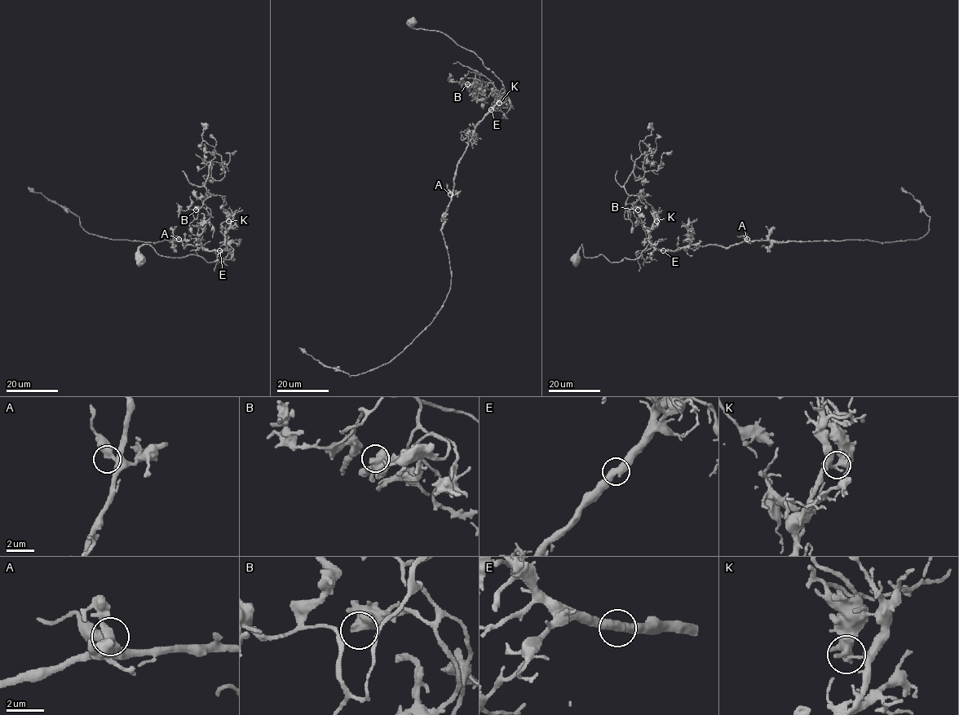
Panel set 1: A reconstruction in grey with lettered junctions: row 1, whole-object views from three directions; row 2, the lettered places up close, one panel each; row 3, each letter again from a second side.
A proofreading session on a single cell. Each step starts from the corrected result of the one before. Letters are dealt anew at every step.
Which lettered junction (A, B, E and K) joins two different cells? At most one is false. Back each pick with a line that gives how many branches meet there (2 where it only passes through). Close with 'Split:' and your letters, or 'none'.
K: 2
Split: K

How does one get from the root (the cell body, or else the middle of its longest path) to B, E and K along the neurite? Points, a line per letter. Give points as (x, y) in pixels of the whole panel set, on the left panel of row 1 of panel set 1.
B: (139, 259), (144, 244), (170, 258), (230, 259), (225, 196), (196, 209)
E: (139, 259), (139, 249), (144, 244), (161, 255), (196, 254), (208, 262), (233, 254), (229, 244), (220, 251)
K: (139, 259), (144, 244), (170, 258), (230, 259), (228, 221)

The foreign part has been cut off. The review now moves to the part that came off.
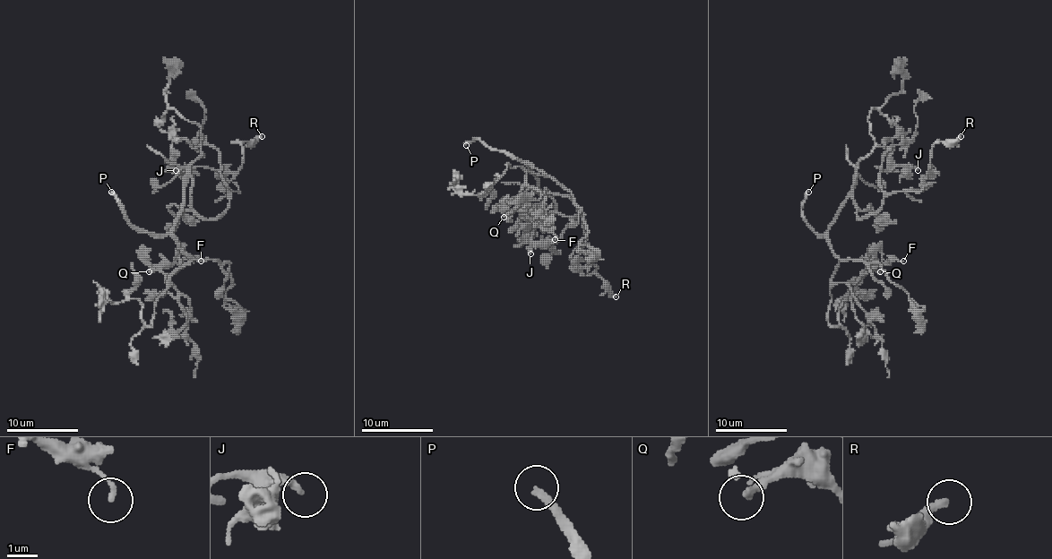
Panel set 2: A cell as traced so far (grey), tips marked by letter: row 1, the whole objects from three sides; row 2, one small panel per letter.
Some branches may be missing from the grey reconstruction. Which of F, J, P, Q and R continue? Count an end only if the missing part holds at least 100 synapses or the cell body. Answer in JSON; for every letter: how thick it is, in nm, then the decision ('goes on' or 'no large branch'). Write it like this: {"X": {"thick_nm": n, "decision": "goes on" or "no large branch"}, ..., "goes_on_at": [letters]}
{"F": {"thick_nm": 150, "decision": "no large branch"}, "J": {"thick_nm": 320, "decision": "no large branch"}, "P": {"thick_nm": 260, "decision": "goes on"}, "Q": {"thick_nm": 280, "decision": "no large branch"}, "R": {"thick_nm": 280, "decision": "no large branch"}, "goes_on_at": ["P"]}

